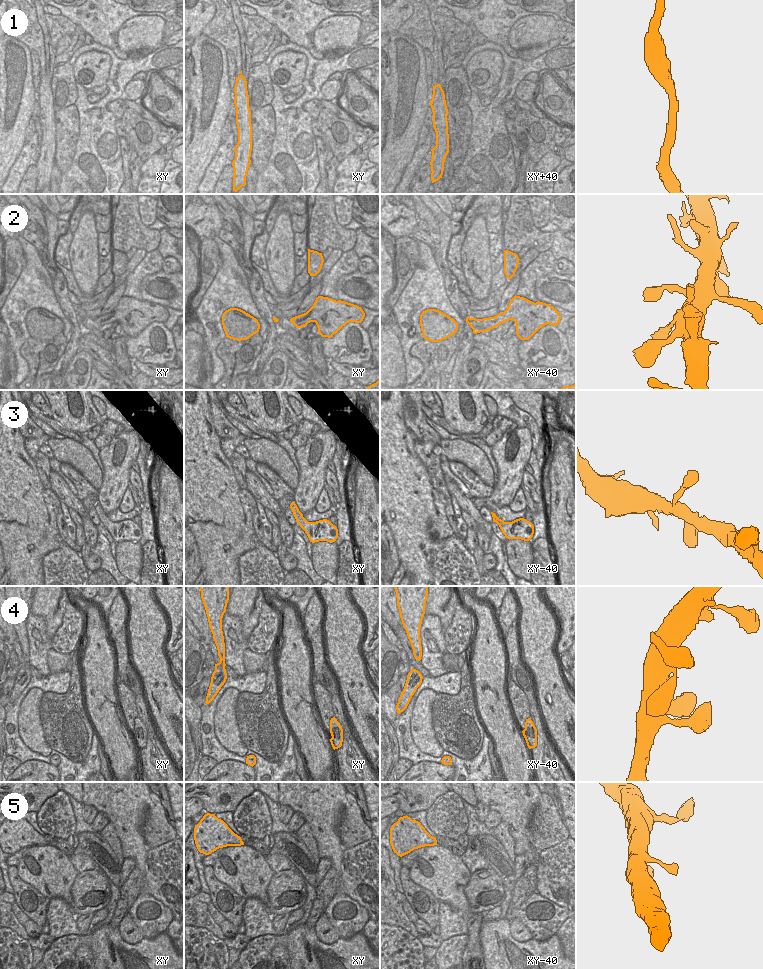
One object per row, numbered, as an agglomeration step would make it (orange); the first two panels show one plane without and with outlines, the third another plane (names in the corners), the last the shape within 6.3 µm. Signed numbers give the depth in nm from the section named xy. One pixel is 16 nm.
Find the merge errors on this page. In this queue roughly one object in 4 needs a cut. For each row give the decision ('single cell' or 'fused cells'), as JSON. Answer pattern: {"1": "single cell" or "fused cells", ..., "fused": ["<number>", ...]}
{"1": "single cell", "2": "single cell", "3": "single cell", "4": "single cell", "5": "single cell", "fused": []}

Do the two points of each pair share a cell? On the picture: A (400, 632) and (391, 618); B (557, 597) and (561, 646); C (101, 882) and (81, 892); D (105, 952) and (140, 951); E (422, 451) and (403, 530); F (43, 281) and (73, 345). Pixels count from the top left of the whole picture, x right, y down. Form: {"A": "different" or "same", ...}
{"A": "different", "B": "same", "C": "same", "D": "same", "E": "different", "F": "different"}

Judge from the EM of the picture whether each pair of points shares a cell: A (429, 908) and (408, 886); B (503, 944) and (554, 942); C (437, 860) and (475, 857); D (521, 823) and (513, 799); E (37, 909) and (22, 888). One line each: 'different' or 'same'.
A: same
B: same
C: different
D: same
E: same

